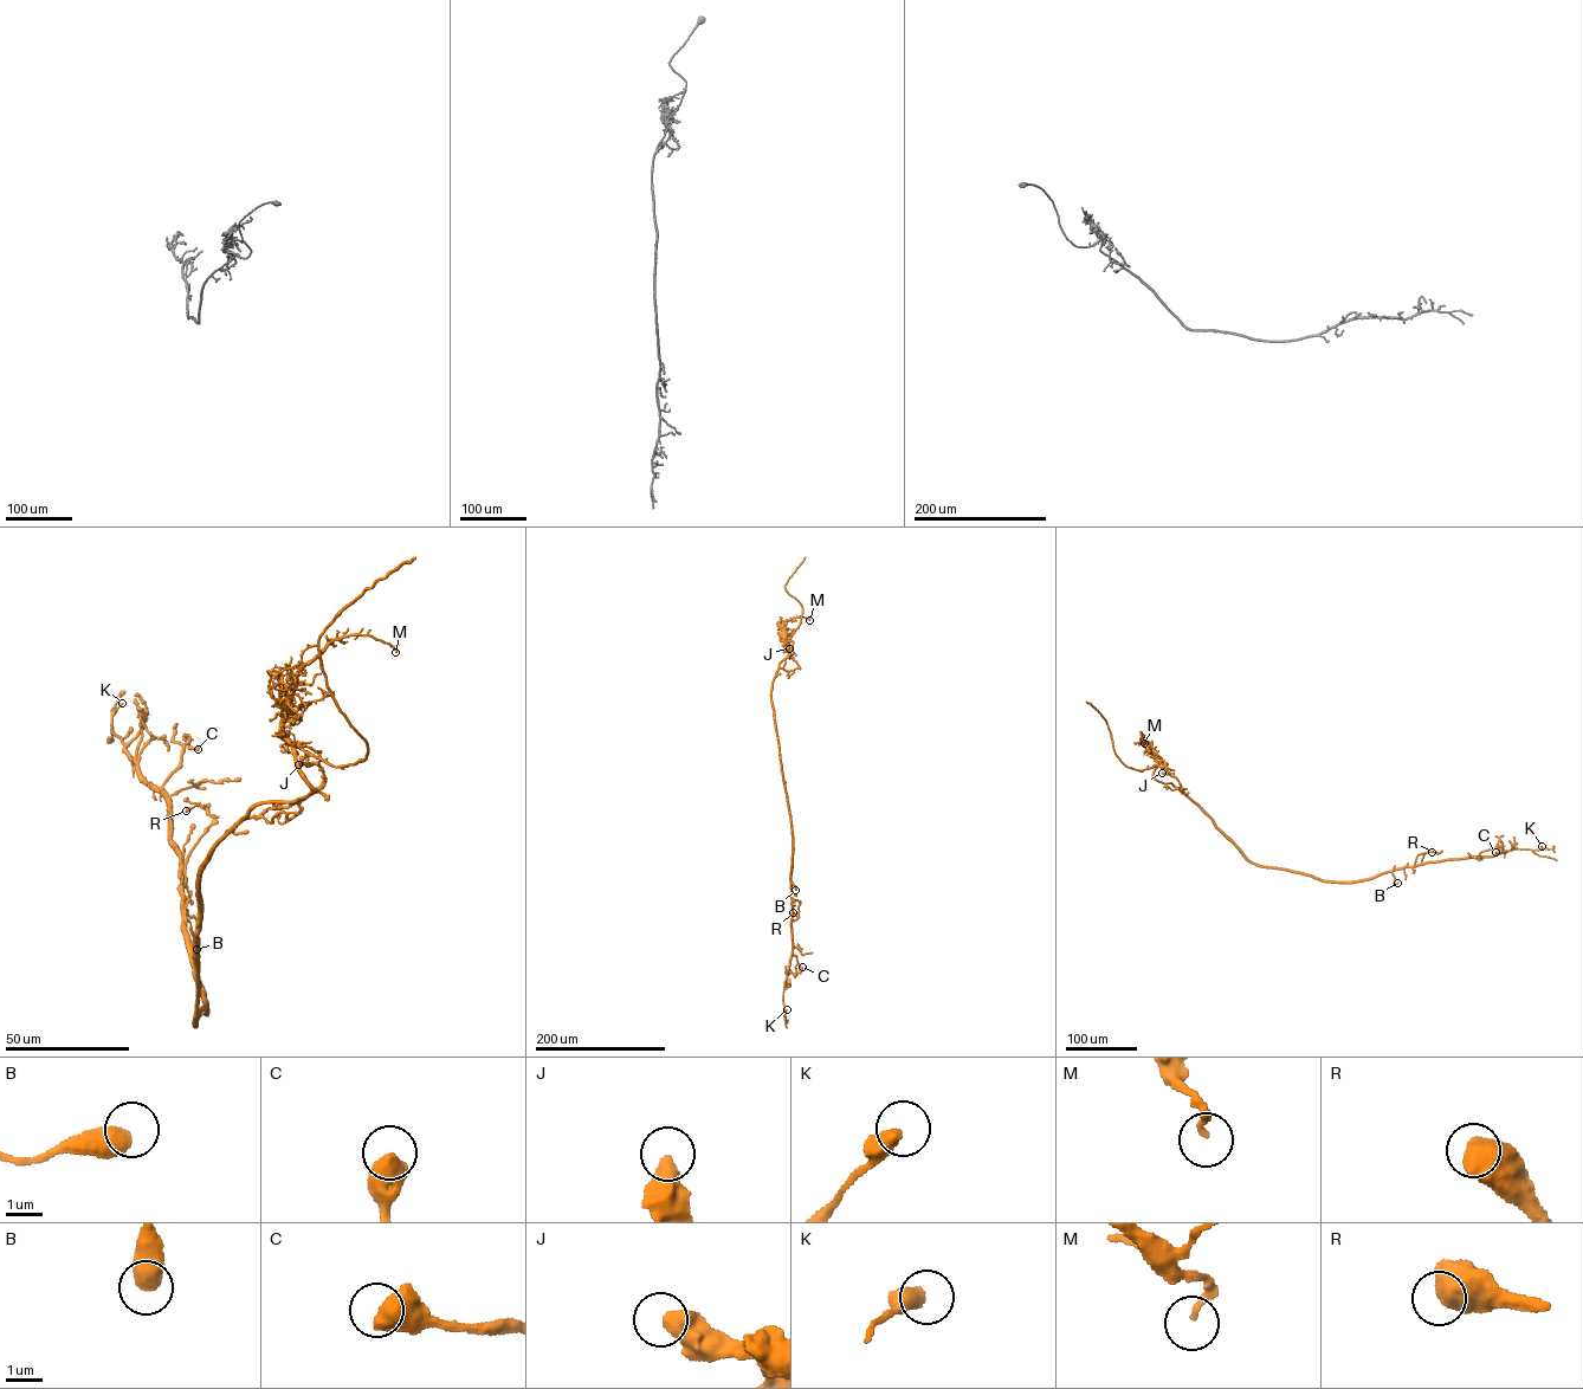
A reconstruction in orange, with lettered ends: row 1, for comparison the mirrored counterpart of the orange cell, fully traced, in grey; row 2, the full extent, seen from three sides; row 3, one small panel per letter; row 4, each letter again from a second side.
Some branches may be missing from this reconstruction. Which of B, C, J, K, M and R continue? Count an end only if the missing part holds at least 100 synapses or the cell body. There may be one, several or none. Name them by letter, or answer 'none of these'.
none of these

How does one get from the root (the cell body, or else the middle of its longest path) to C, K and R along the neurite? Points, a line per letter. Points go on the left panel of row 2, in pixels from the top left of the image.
C: (196, 1027), (206, 1001), (187, 941), (162, 786), (185, 735), (198, 749)
K: (196, 1027), (206, 1001), (187, 941), (167, 805), (112, 731), (122, 703)
R: (196, 1027), (206, 1001), (179, 887), (187, 854), (214, 818), (207, 805), (186, 811)

